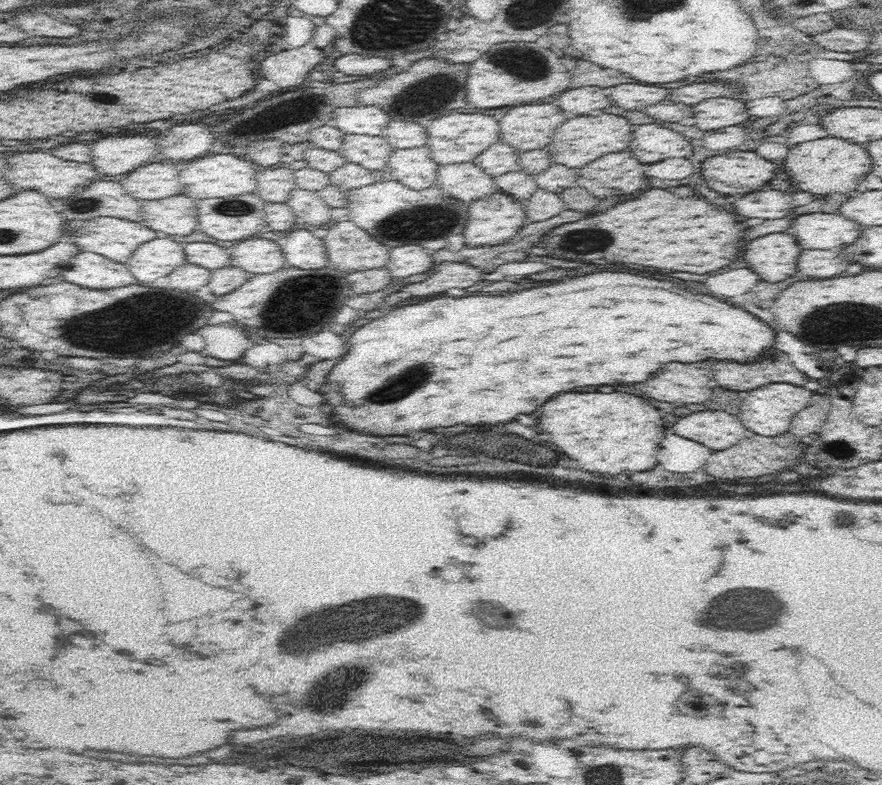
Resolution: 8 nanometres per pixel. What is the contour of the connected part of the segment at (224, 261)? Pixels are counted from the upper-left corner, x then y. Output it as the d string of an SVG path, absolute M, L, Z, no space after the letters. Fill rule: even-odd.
M210 242L185 243L184 252L190 264L216 270L232 264L230 249Z

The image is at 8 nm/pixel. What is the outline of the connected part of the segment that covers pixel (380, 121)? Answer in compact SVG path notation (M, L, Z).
M356 104L334 109L332 123L343 134L382 135L391 118L376 105Z

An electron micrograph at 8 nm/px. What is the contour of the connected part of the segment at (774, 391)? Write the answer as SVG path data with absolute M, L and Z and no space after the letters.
M773 383L764 388L742 391L738 417L748 430L765 437L776 436L789 430L794 415L811 404L810 397L813 393L804 387L788 383Z

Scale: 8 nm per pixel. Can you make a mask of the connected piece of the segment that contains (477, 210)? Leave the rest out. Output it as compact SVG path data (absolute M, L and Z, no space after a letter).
M496 191L468 206L465 244L486 246L508 242L527 224L524 202Z

